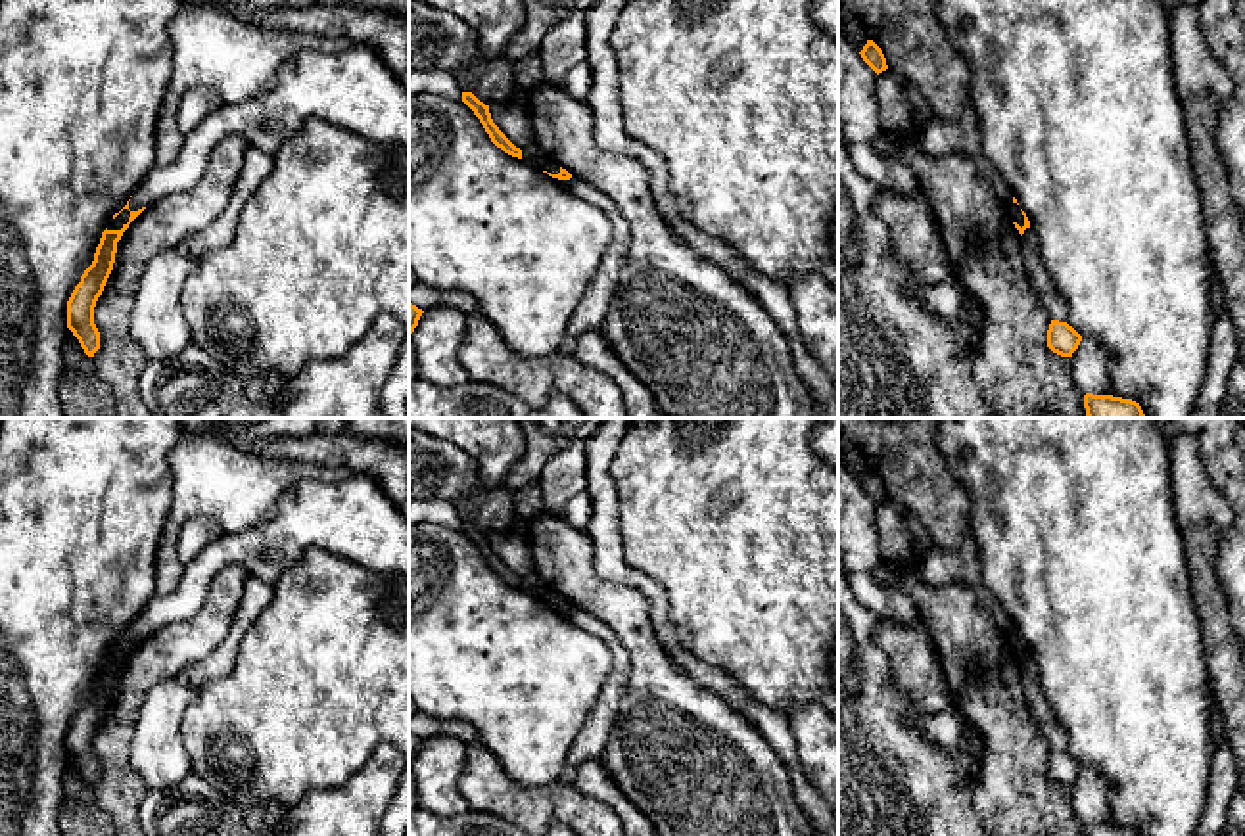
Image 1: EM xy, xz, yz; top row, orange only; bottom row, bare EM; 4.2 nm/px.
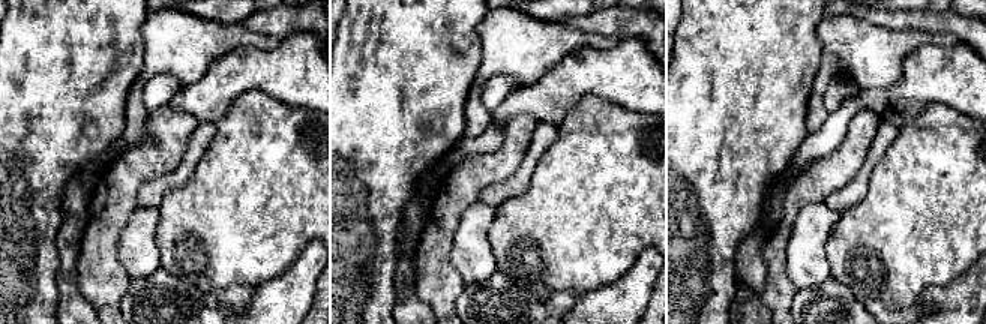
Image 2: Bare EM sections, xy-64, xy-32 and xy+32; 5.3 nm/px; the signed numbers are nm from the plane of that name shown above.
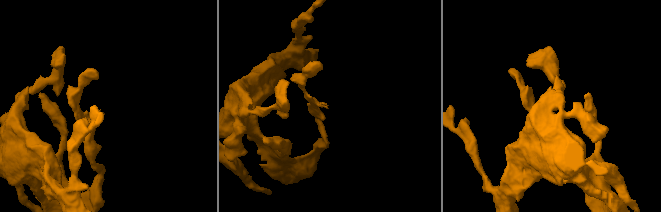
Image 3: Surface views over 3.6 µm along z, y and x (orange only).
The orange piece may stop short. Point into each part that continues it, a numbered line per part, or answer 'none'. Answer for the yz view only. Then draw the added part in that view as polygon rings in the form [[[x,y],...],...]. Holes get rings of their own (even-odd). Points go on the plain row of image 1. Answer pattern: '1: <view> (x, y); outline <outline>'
1: yz (939, 568); outline [[[967,531],[957,550],[942,550],[936,545],[928,548],[923,560],[917,564],[917,571],[923,583],[930,587],[965,585],[978,604],[990,612],[999,631],[1009,640],[1013,652],[1024,656],[1024,644],[1013,631],[1013,623],[1003,612],[999,600],[986,589],[980,575],[980,558],[976,541]]]

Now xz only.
1: xz (532, 583); outline [[[533,573],[522,579],[522,589],[551,604],[560,602],[560,596]]]

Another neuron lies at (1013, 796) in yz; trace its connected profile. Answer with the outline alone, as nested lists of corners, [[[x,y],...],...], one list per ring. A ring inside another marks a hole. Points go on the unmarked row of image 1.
[[[886,562],[940,654],[953,704],[980,732],[982,769],[973,794],[990,836],[1084,836],[1072,790],[1047,777],[1049,744],[1032,715],[1022,665],[975,594],[959,583],[930,587],[917,566]]]

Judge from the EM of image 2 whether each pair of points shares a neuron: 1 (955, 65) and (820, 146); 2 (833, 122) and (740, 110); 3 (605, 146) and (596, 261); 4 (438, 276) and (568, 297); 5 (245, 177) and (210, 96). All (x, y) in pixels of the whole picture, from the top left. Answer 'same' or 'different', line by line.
1: same
2: different
3: same
4: different
5: different

